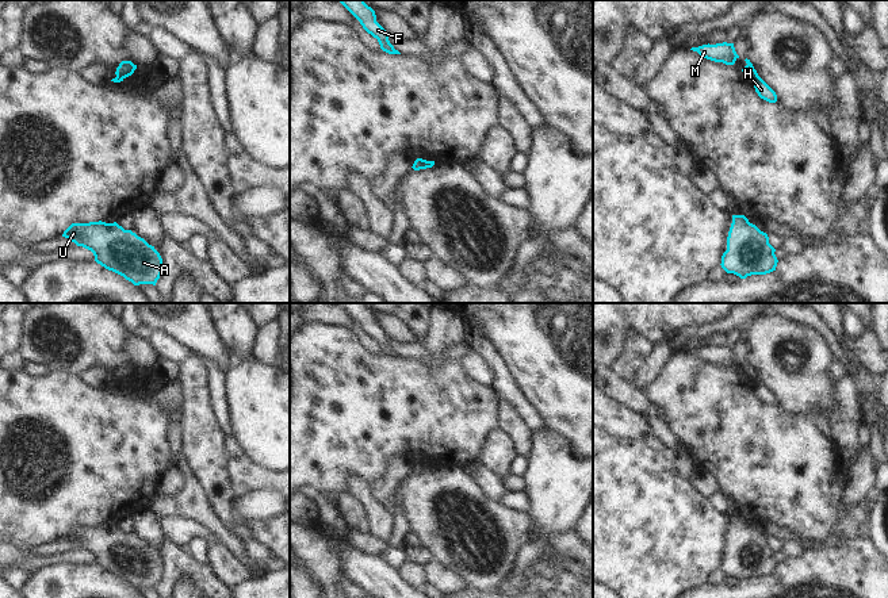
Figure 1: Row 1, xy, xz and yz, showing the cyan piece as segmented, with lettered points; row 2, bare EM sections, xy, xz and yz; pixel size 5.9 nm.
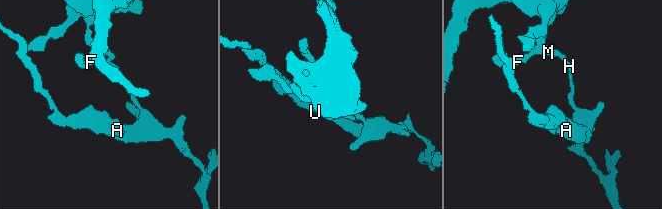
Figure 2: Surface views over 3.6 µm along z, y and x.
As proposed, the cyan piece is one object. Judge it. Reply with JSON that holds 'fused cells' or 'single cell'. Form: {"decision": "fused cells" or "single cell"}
{"decision": "fused cells"}

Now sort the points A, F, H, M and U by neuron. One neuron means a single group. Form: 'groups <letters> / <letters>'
groups A H U / F M

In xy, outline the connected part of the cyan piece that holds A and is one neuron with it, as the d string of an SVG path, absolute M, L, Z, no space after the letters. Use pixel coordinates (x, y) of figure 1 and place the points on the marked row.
M116 222L72 223L62 237L91 250L97 264L134 285L156 285L162 273L162 258L154 246Z

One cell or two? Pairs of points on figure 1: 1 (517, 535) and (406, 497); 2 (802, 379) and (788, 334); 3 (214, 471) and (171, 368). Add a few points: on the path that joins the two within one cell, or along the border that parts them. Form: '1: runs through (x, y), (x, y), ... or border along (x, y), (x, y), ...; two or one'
1: runs through (490, 509), (458, 487), (441, 489), (433, 495); one
2: runs through (806, 365), (811, 353), (802, 341); one
3: border along (178, 364), (175, 380); two

